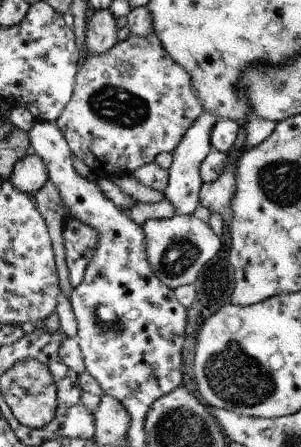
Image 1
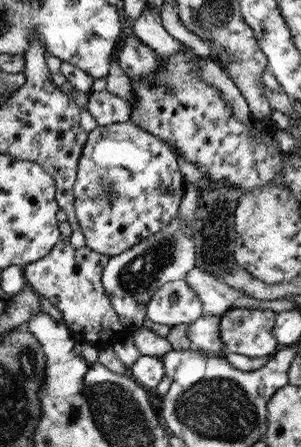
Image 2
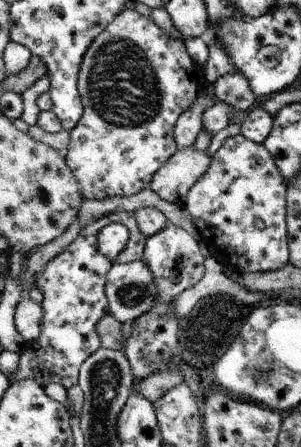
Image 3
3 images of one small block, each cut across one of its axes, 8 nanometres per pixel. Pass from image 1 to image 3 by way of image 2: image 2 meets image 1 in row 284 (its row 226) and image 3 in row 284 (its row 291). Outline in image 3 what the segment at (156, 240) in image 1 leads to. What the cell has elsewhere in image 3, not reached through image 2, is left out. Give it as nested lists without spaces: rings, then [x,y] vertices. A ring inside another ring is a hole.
[[[141,260],[111,266],[105,282],[105,296],[109,300],[107,312],[119,324],[127,324],[155,308],[159,290],[155,286],[155,276]]]

